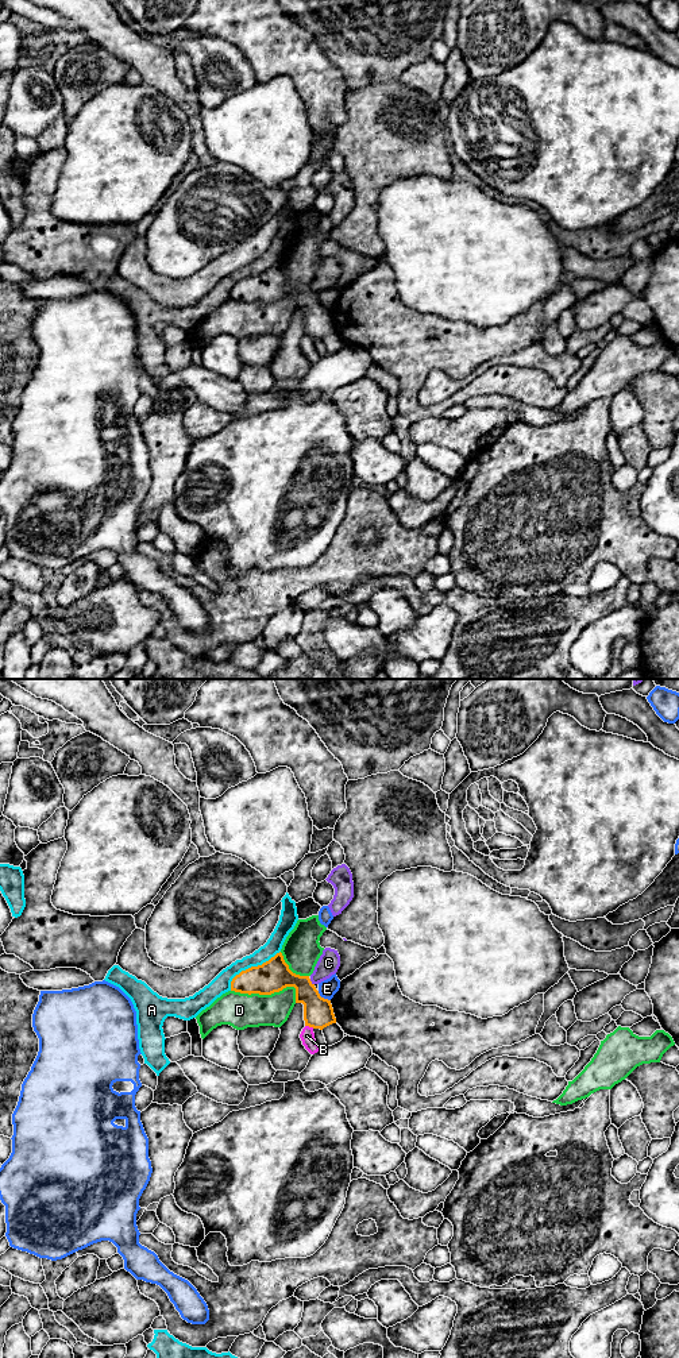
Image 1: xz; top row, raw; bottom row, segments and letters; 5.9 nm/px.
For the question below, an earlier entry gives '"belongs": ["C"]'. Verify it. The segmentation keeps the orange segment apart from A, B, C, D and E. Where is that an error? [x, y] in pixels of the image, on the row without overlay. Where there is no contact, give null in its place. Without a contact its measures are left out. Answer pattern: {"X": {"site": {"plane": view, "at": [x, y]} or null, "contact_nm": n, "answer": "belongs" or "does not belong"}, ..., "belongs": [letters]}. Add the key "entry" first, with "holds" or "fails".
{"entry": "fails", "A": {"site": {"plane": "xz", "at": [251, 276]}, "contact_nm": 380, "answer": "does not belong"}, "B": {"site": {"plane": "xz", "at": [309, 335]}, "contact_nm": 60, "answer": "does not belong"}, "C": {"site": {"plane": "xz", "at": [311, 290]}, "contact_nm": 50, "answer": "does not belong"}, "D": {"site": {"plane": "xz", "at": [270, 303]}, "contact_nm": 400, "answer": "does not belong"}, "E": {"site": {"plane": "xz", "at": [323, 307]}, "contact_nm": 100, "answer": "does not belong"}, "belongs": []}

